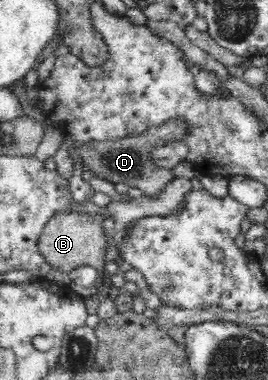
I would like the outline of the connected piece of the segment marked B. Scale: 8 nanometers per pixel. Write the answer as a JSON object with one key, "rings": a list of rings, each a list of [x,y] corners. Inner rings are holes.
{"rings":[[[60,212],[46,224],[40,236],[39,249],[47,263],[67,274],[79,266],[91,266],[103,270],[107,254],[107,232],[103,214],[79,214],[77,212]]]}

